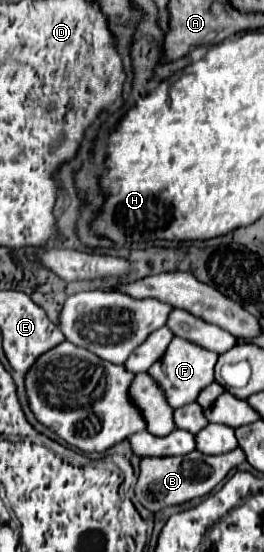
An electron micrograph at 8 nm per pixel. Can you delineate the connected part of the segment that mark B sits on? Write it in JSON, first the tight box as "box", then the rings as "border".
{"box":[136,448,246,512],"border":[[[240,448],[220,454],[220,456],[206,456],[206,454],[194,450],[186,456],[142,458],[140,460],[140,476],[136,482],[136,498],[150,512],[158,512],[168,506],[180,506],[192,498],[200,498],[200,496],[210,494],[224,480],[224,476],[232,468],[242,464],[244,460],[246,458]]]}

